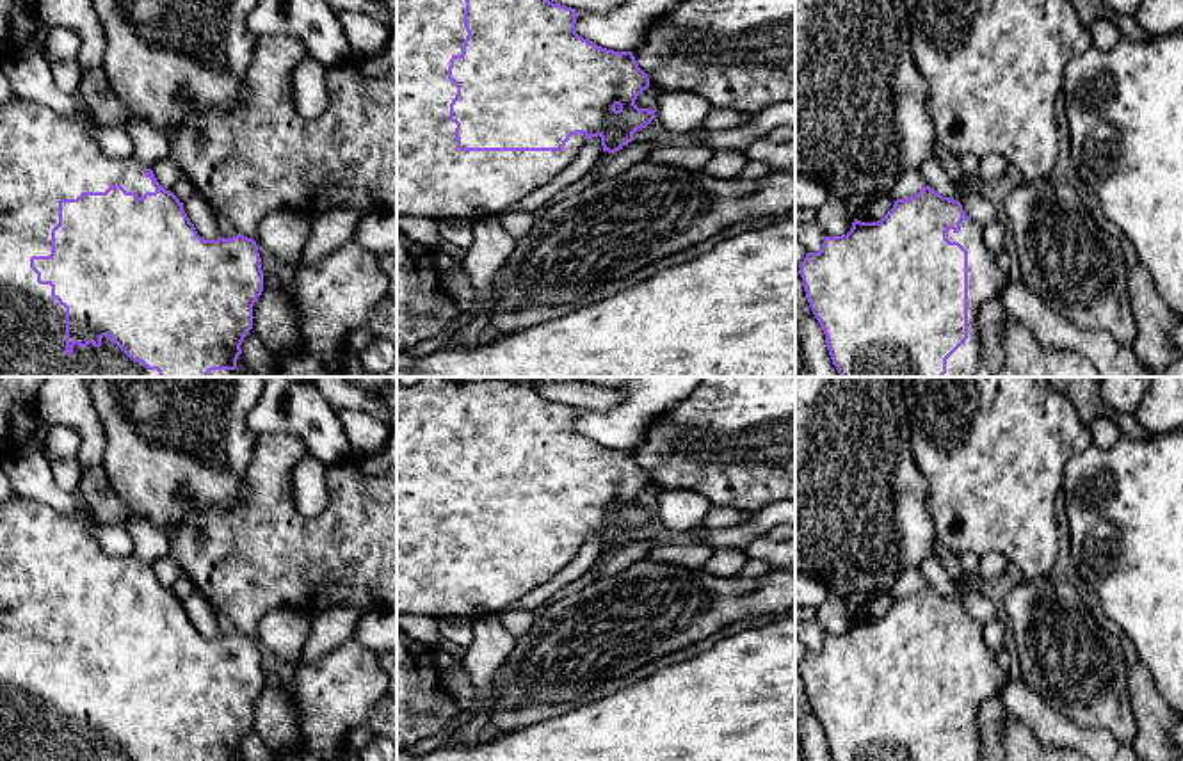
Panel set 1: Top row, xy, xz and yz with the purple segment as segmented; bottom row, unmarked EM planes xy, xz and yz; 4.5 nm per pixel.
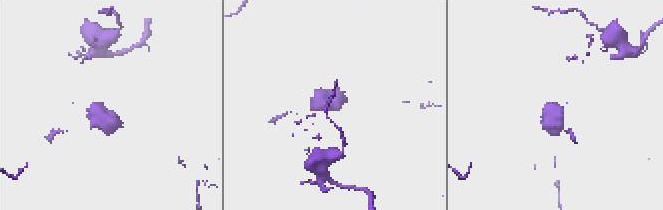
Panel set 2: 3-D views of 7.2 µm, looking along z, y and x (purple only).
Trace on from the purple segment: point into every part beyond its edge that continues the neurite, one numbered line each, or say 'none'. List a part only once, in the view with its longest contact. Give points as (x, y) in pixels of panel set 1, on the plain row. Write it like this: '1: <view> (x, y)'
1: xy (45, 555)

